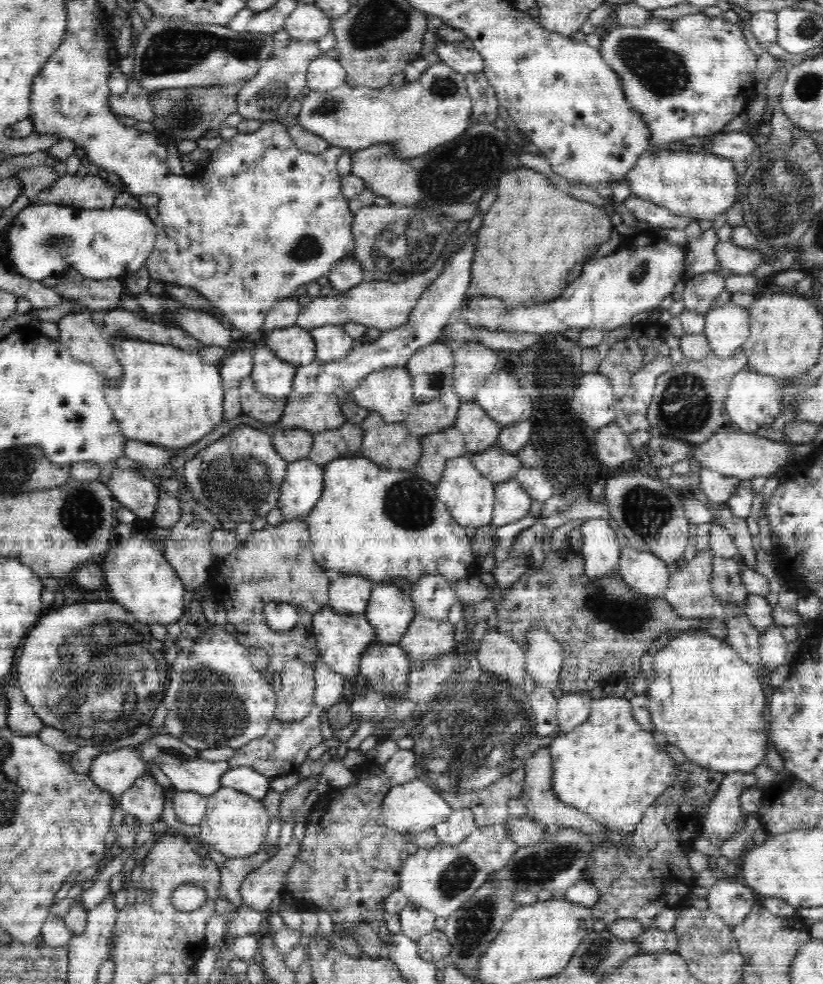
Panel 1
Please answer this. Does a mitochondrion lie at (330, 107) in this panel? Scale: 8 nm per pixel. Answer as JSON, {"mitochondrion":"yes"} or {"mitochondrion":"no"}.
{"mitochondrion":"yes"}

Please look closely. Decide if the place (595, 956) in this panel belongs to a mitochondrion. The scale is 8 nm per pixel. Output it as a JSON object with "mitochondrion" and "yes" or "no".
{"mitochondrion":"yes"}

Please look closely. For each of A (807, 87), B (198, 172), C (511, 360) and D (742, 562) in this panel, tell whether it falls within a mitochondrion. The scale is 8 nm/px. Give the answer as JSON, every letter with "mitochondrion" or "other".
{"A":"mitochondrion","B":"other","C":"other","D":"other"}

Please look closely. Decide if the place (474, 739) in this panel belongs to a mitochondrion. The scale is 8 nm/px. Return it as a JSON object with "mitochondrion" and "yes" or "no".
{"mitochondrion":"yes"}

